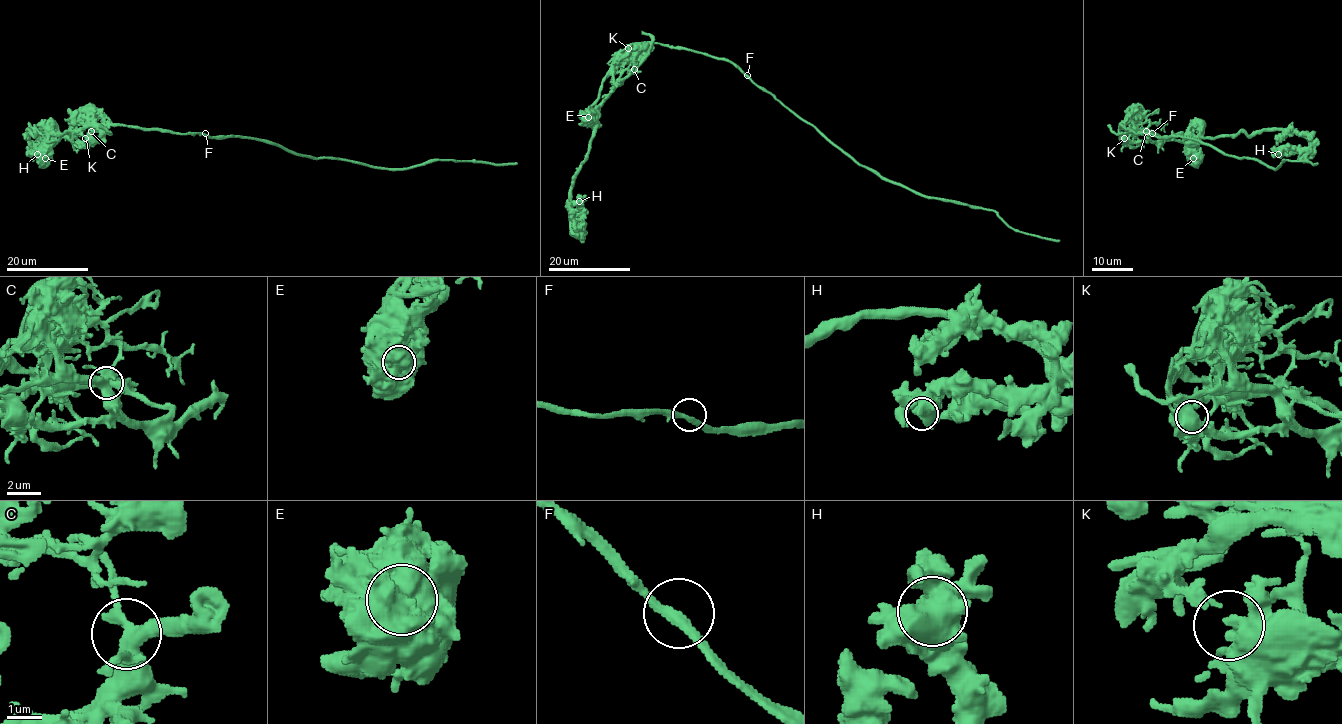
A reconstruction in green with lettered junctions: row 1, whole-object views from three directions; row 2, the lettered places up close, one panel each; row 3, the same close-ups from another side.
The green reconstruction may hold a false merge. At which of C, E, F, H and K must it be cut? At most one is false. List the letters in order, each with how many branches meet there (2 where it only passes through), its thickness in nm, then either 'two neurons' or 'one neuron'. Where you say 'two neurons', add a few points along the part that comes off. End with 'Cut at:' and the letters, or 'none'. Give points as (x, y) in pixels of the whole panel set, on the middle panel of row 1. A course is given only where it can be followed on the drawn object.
C: branches 3; calibre 380 nm; one neuron
E: branches 2; calibre 750 nm; two neurons; course (588, 116), (595, 125), (589, 107), (629, 46), (725, 58), (881, 176), (1059, 241)
F: branches 2; calibre 280 nm; one neuron
H: branches 1; calibre 1000 nm; one neuron
K: branches 2; calibre 380 nm; one neuron
Cut at: E

